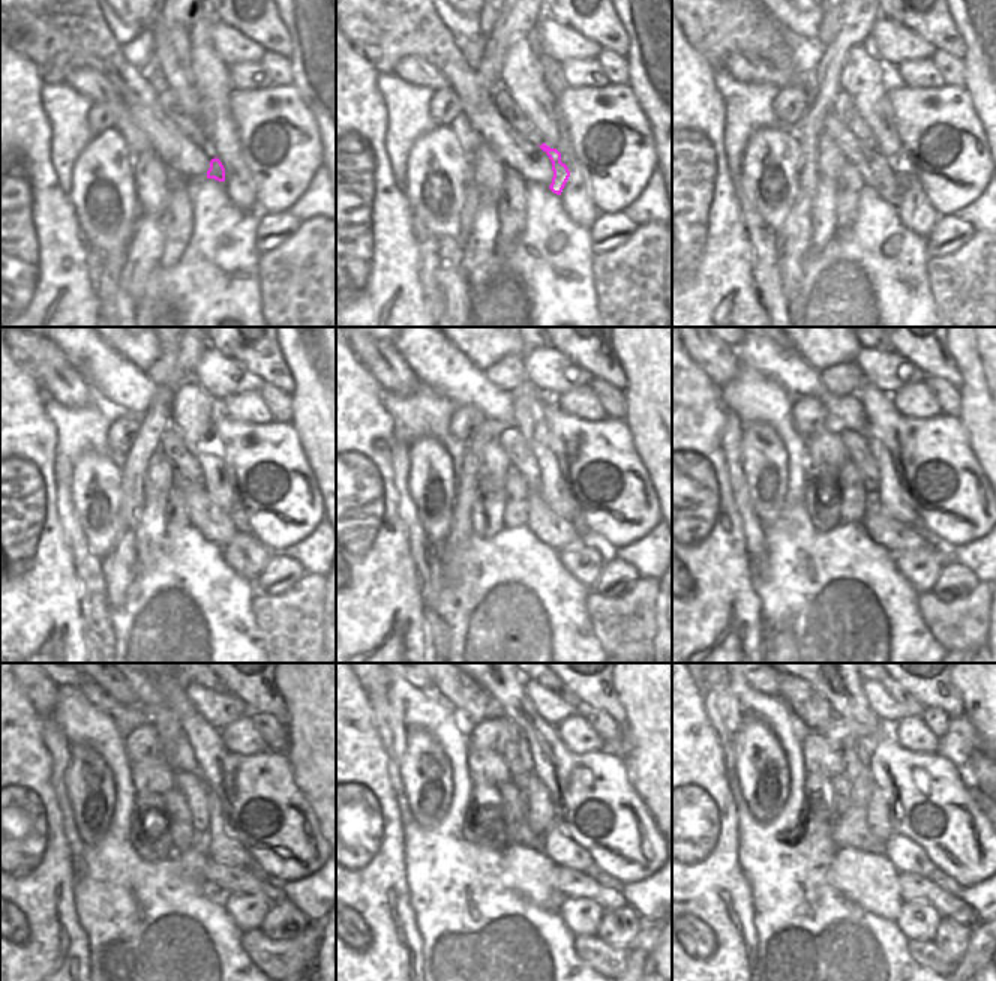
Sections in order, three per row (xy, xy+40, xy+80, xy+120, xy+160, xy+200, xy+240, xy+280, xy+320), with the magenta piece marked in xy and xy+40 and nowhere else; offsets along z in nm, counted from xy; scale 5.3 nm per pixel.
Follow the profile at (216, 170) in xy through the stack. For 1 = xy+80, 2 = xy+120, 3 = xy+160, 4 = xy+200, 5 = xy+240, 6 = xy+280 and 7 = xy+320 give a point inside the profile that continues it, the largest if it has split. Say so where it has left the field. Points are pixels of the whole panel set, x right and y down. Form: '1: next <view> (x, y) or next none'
1: next xy+80 (905, 171)
2: next xy+120 (239, 516)
3: next xy+160 (608, 551)
4: next xy+200 (936, 542)
5: next xy+240 (255, 869)
6: next xy+280 (599, 875)
7: next xy+320 (939, 878)

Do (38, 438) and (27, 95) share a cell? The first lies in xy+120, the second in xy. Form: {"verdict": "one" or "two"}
{"verdict": "one"}

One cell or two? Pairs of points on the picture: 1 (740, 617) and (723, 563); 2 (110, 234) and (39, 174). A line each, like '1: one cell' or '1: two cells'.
1: one cell
2: two cells

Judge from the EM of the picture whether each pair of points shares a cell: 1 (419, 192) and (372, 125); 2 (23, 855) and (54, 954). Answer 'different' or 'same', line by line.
1: different
2: same

